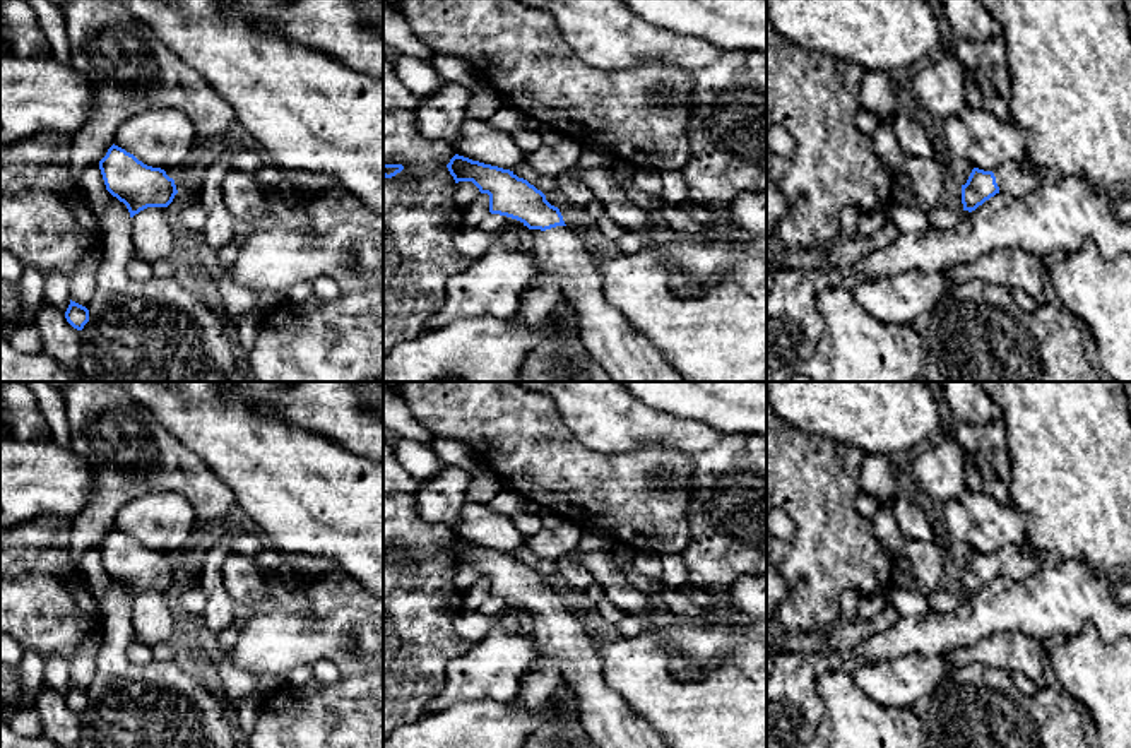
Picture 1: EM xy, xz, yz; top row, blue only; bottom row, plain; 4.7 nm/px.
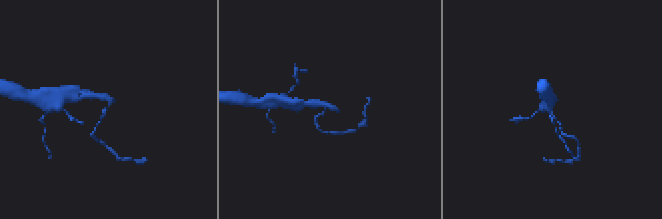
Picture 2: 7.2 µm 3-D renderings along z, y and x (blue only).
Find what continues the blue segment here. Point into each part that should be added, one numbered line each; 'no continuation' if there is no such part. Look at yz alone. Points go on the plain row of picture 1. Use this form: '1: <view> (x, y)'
1: yz (1017, 563)

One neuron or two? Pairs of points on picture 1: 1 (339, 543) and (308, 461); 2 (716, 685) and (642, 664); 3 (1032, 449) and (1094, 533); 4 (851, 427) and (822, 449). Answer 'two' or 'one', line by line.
1: one
2: one
3: one
4: two

